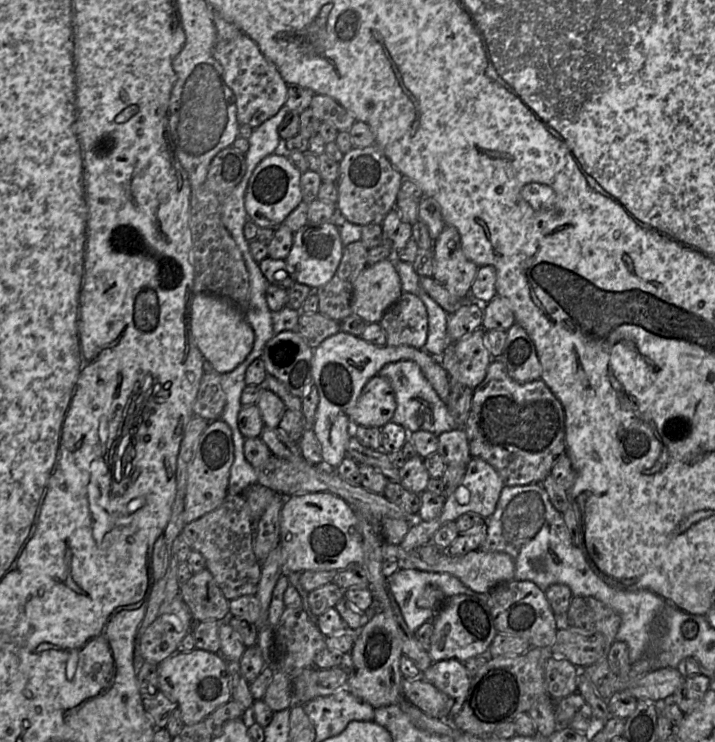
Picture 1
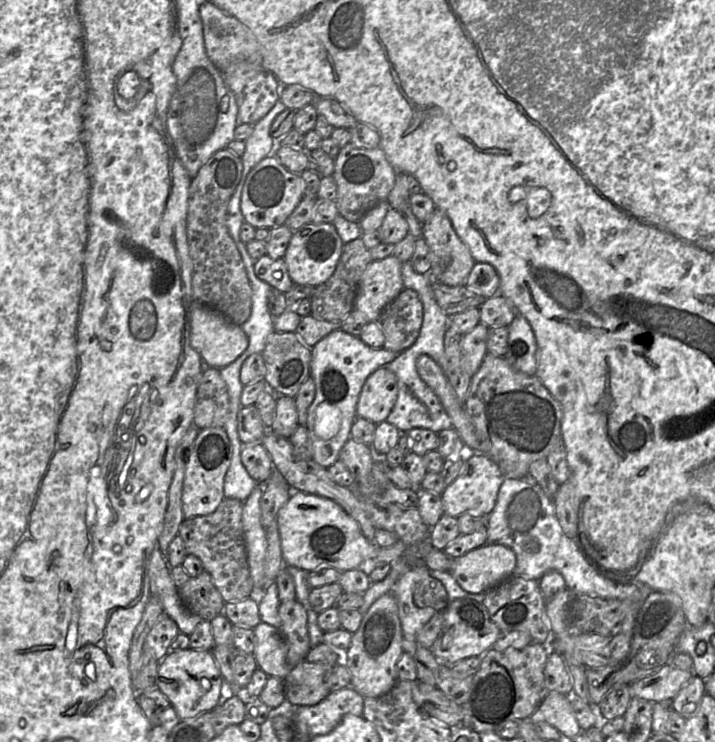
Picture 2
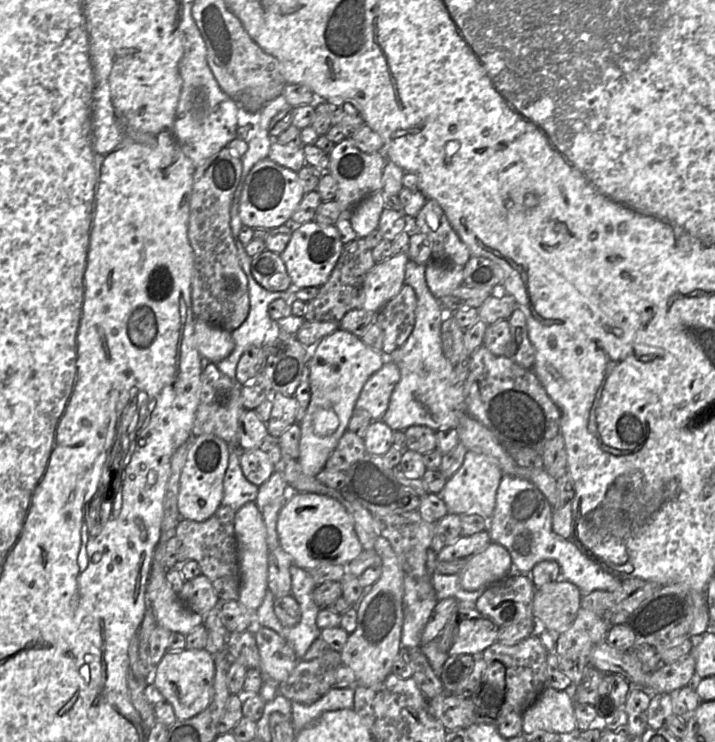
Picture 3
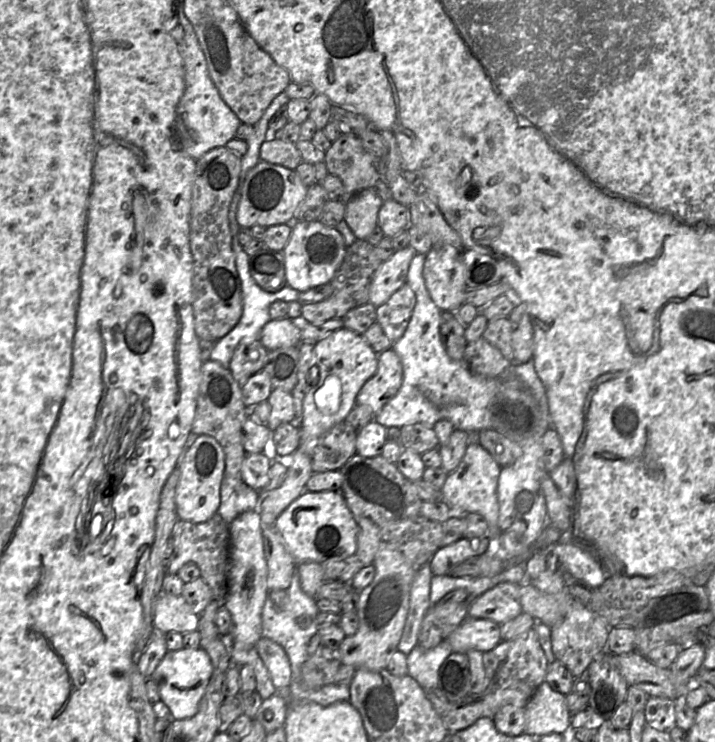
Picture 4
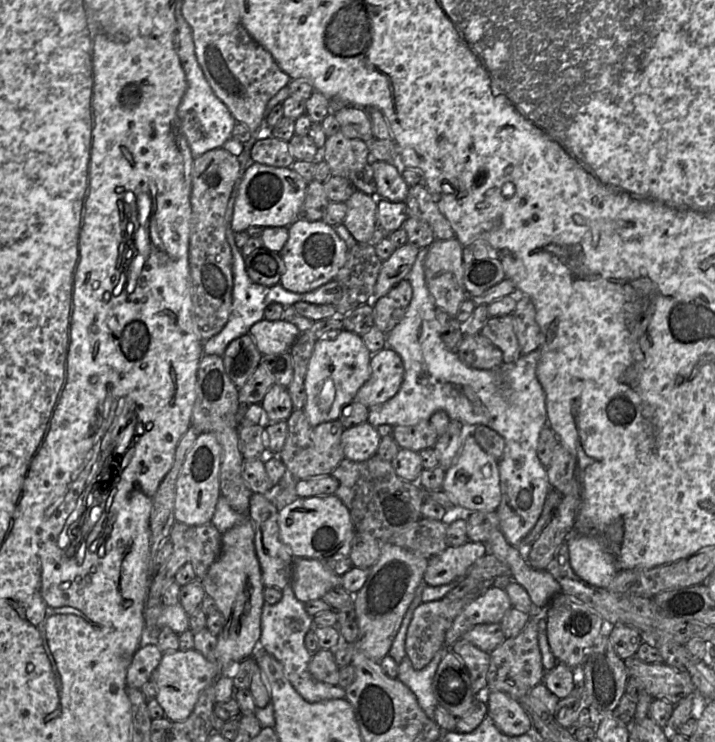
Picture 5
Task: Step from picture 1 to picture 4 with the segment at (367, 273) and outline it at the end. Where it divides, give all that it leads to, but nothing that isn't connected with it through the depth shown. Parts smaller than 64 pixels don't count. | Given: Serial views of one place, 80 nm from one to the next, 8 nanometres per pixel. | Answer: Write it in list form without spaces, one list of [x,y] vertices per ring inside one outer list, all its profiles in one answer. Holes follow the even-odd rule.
[[[410,246],[396,251],[381,263],[375,272],[369,291],[369,303],[378,307],[406,284],[411,260],[416,251]]]

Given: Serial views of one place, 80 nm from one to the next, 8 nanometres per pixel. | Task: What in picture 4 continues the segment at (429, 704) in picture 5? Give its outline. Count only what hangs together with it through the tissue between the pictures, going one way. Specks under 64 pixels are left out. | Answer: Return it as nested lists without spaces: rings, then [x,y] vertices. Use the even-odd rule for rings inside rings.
[[[447,640],[431,649],[416,645],[407,655],[407,675],[417,681],[425,692],[438,688],[438,671],[451,653],[452,649]]]

